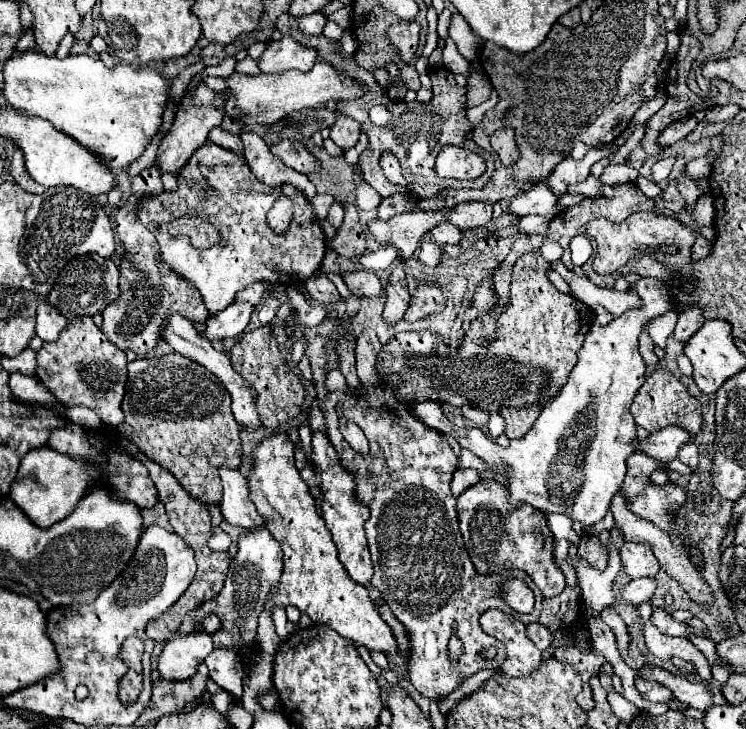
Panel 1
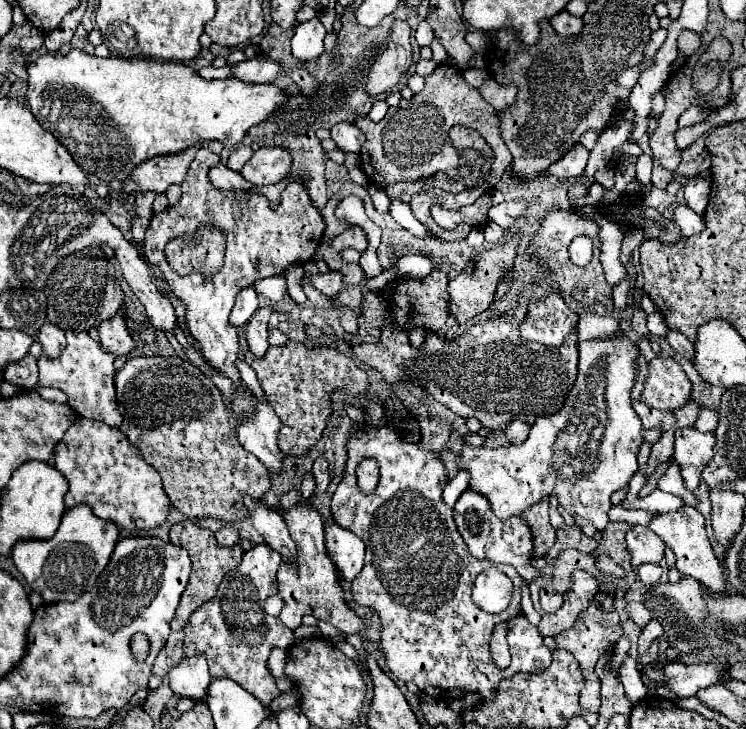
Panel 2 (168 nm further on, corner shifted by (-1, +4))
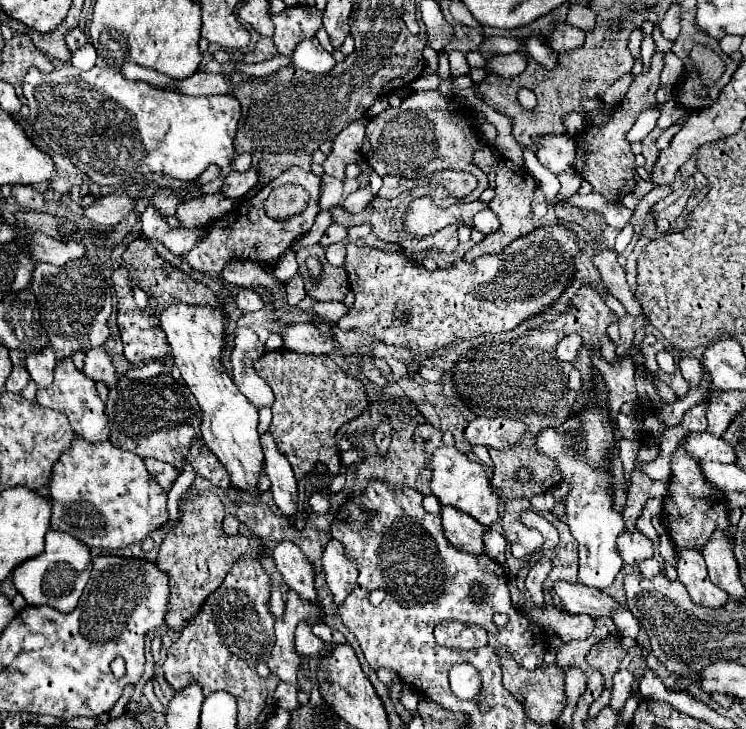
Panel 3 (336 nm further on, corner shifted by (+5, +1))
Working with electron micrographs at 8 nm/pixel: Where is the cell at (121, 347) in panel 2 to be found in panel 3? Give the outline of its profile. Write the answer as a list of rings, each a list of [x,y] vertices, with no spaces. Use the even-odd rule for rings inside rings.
[[[97,347],[97,349],[91,349],[87,351],[89,355],[85,355],[85,375],[89,375],[89,379],[93,379],[95,383],[105,383],[107,389],[115,387],[117,383],[117,377],[115,377],[115,369],[113,369],[113,361],[111,361],[111,355],[103,349],[103,347]]]

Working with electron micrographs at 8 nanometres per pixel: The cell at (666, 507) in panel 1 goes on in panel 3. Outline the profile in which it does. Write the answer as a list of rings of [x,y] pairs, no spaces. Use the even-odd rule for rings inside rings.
[[[693,549],[683,551],[681,557],[677,557],[677,573],[681,583],[687,587],[693,603],[709,609],[725,607],[727,603],[725,591],[721,591],[717,585],[711,583],[701,553]]]

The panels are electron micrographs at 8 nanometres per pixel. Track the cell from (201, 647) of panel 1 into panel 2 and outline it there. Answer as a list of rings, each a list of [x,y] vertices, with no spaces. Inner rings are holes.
[[[205,656],[181,658],[177,666],[169,670],[169,686],[175,694],[183,698],[203,698],[207,694],[207,686],[211,682],[211,674],[207,672]]]

